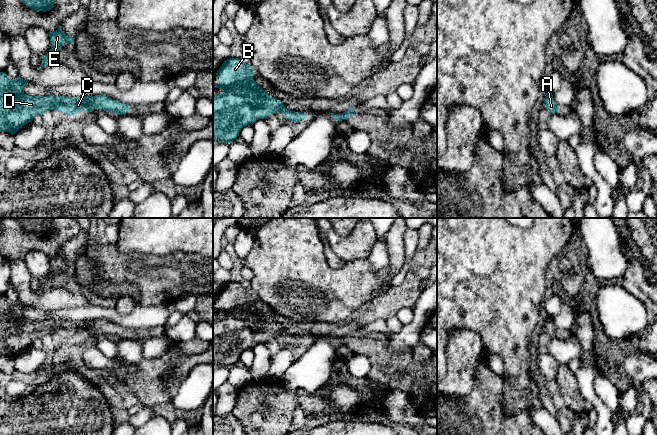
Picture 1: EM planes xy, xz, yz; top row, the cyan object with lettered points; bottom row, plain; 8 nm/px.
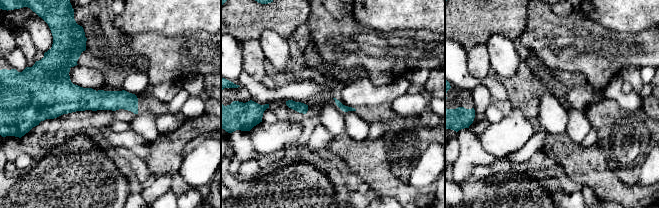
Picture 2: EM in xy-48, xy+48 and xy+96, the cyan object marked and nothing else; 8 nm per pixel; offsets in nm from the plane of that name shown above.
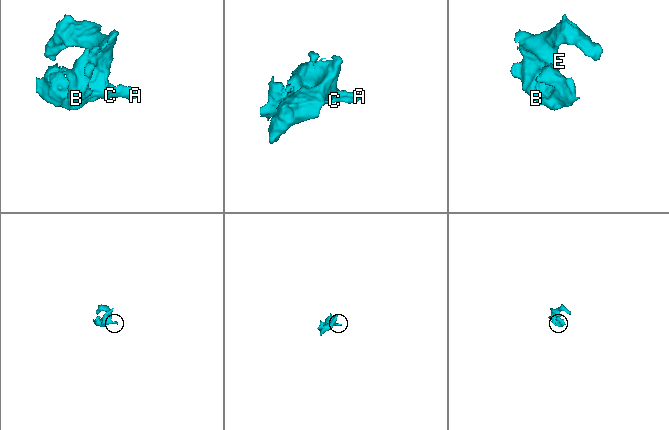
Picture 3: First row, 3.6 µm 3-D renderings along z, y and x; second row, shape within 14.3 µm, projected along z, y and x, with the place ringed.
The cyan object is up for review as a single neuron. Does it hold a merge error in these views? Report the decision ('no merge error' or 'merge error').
no merge error

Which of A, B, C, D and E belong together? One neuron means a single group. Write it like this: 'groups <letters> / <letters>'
groups A B C D E

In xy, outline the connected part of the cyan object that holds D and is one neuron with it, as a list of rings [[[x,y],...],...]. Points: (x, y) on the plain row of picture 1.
[[[0,296],[0,356],[15,358],[20,352],[48,334],[57,334],[72,340],[77,337],[101,333],[115,339],[125,339],[130,330],[105,319],[68,321],[29,320],[24,317],[28,305],[20,300],[12,304]]]

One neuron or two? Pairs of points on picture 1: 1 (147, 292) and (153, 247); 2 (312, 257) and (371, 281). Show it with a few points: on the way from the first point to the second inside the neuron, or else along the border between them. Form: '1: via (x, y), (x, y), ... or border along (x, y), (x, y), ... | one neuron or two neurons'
1: border along (129, 252), (158, 255), (175, 253) | two neurons
2: via (326, 272), (335, 281), (356, 281) | one neuron

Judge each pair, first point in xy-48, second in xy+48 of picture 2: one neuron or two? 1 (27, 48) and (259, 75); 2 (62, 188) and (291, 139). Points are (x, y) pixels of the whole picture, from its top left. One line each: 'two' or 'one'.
1: one
2: two

